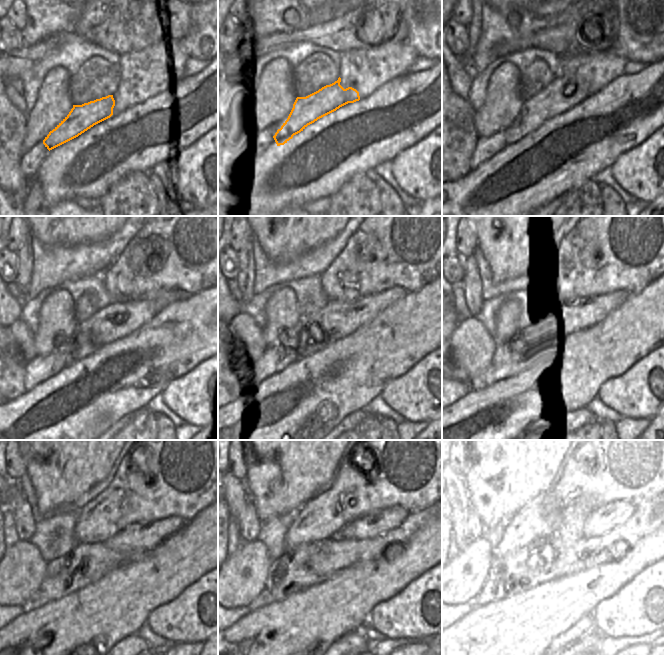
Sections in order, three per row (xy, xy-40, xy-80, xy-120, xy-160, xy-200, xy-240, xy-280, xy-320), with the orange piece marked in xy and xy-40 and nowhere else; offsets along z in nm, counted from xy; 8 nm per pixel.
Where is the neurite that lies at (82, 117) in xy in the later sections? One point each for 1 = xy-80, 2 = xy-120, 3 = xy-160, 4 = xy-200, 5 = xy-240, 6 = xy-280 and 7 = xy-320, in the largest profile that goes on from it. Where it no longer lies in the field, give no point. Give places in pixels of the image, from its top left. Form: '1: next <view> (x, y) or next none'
1: next xy-80 (551, 101)
2: next xy-120 (100, 329)
3: next xy-160 (338, 319)
4: next xy-200 (570, 319)
5: next xy-240 (137, 537)
6: next xy-280 (379, 522)
7: next xy-320 (604, 518)

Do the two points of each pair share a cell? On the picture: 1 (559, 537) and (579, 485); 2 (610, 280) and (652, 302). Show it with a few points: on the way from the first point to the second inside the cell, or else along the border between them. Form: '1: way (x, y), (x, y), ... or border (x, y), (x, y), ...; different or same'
1: border (595, 504), (578, 497), (559, 512), (558, 519); different
2: border (653, 280), (639, 292), (631, 295); different

